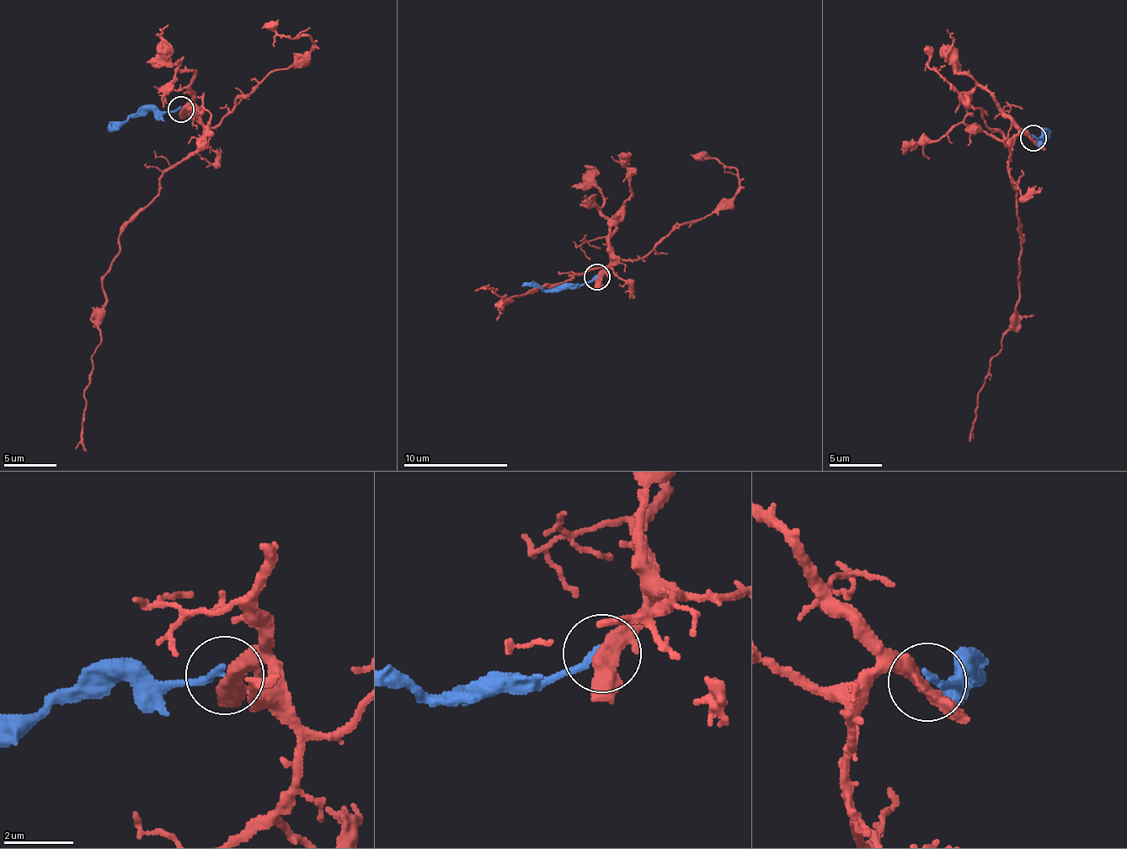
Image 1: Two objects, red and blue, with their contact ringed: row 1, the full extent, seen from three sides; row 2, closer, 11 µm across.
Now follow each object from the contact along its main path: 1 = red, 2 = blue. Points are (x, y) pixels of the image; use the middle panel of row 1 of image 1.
1: (598, 276), (621, 259), (509, 298), (510, 304), (504, 301), (505, 294), (499, 296), (489, 285), (476, 291)
2: (598, 276), (545, 291), (536, 285), (520, 285)

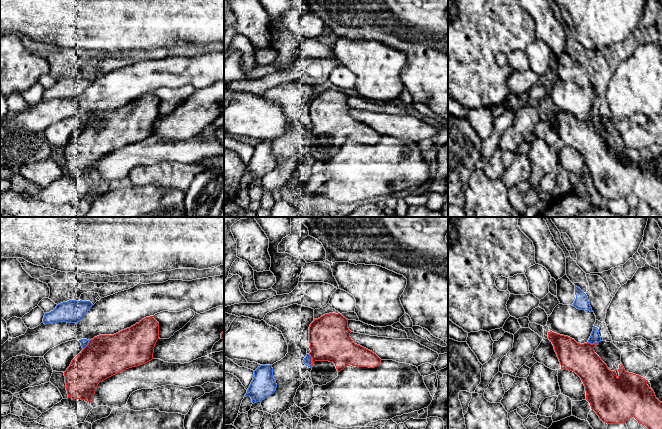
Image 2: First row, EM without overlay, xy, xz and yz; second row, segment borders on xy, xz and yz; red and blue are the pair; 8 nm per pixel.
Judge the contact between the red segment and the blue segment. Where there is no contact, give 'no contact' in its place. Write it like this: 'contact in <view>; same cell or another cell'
contact in xz; another cell

